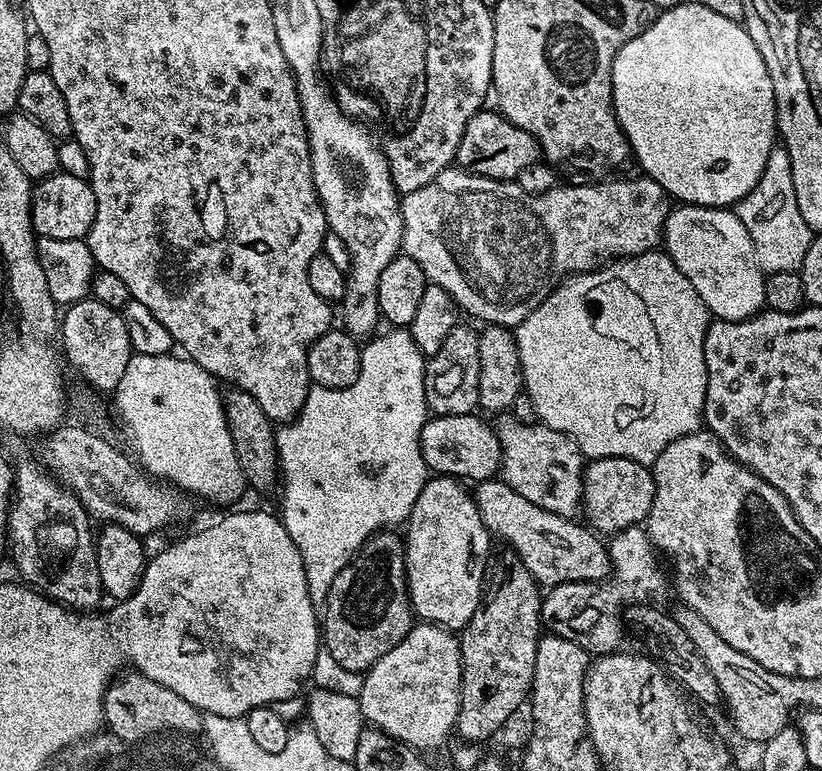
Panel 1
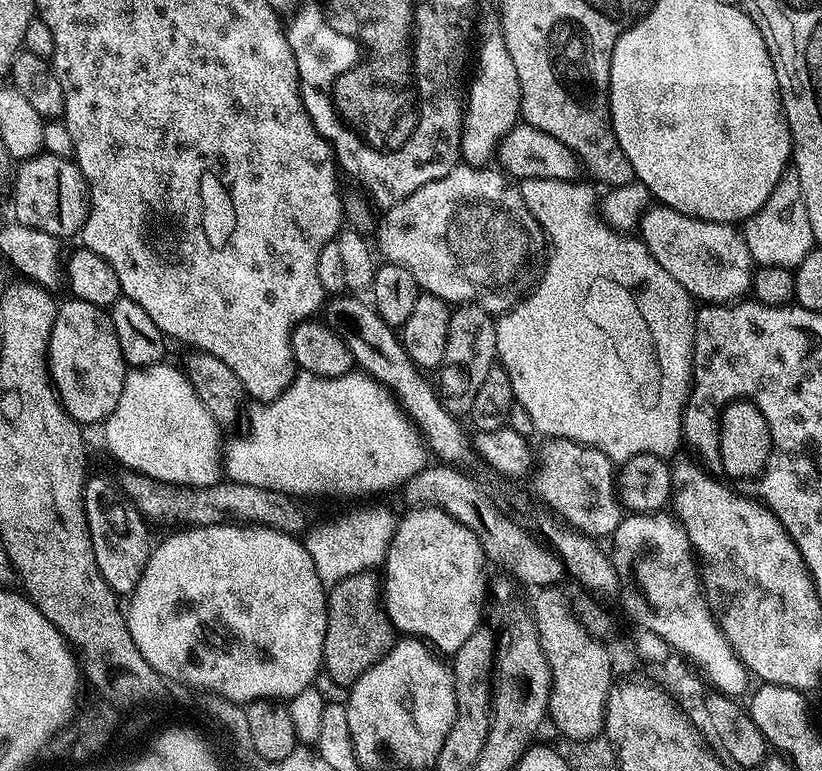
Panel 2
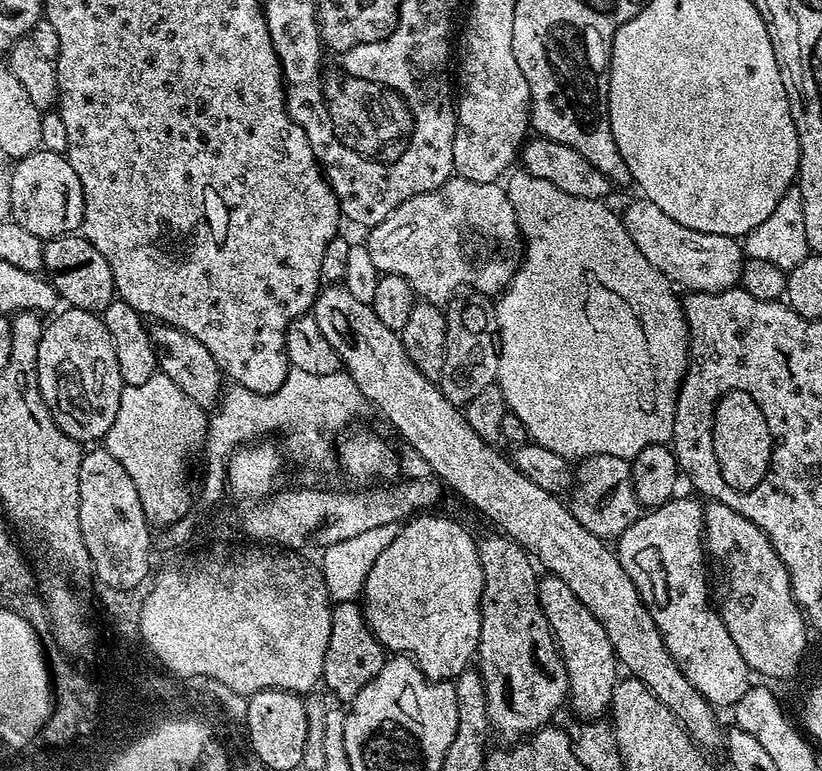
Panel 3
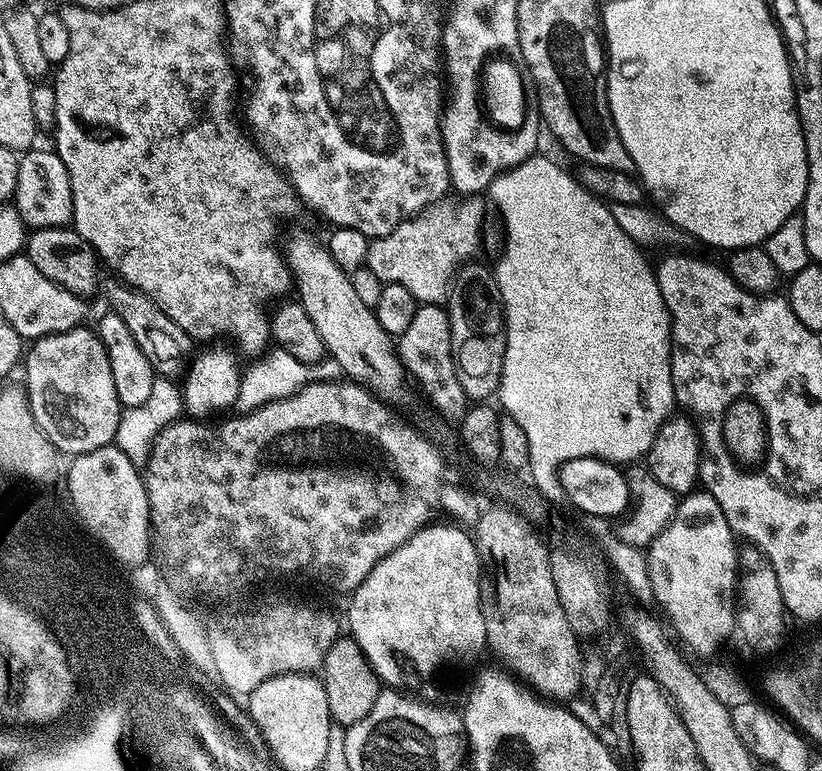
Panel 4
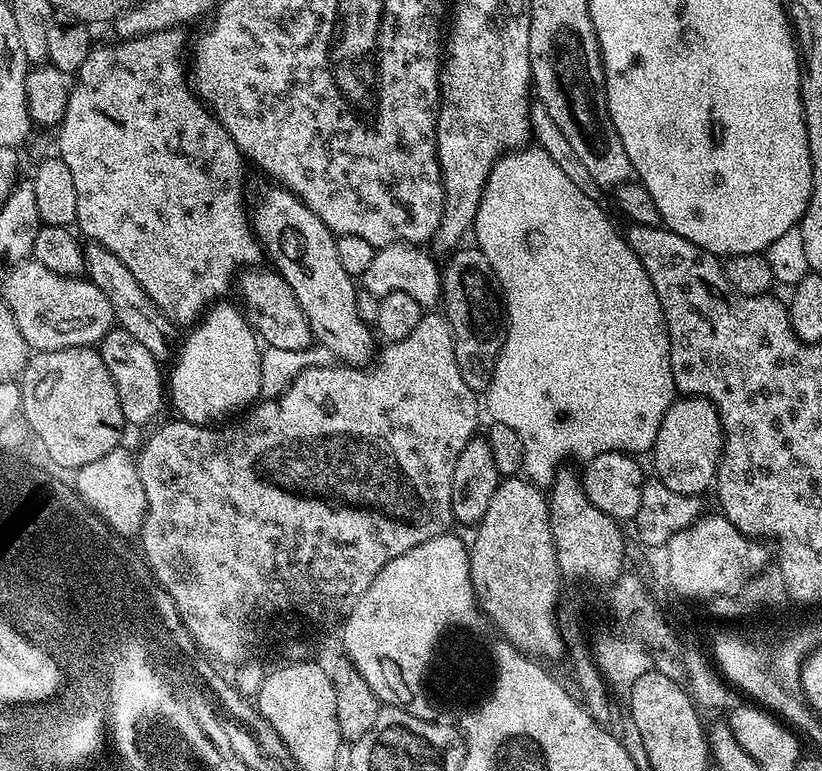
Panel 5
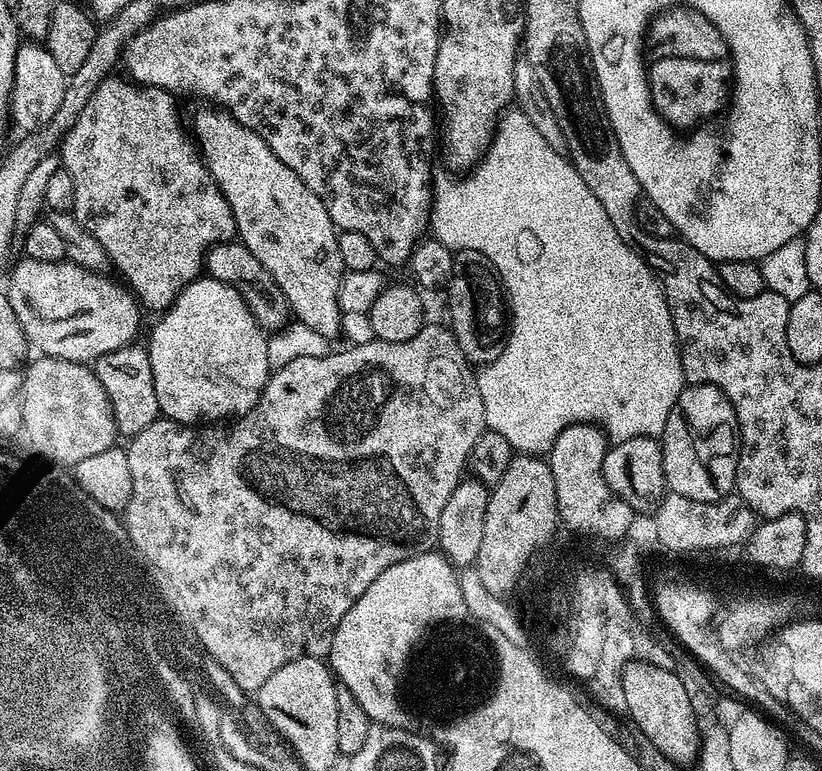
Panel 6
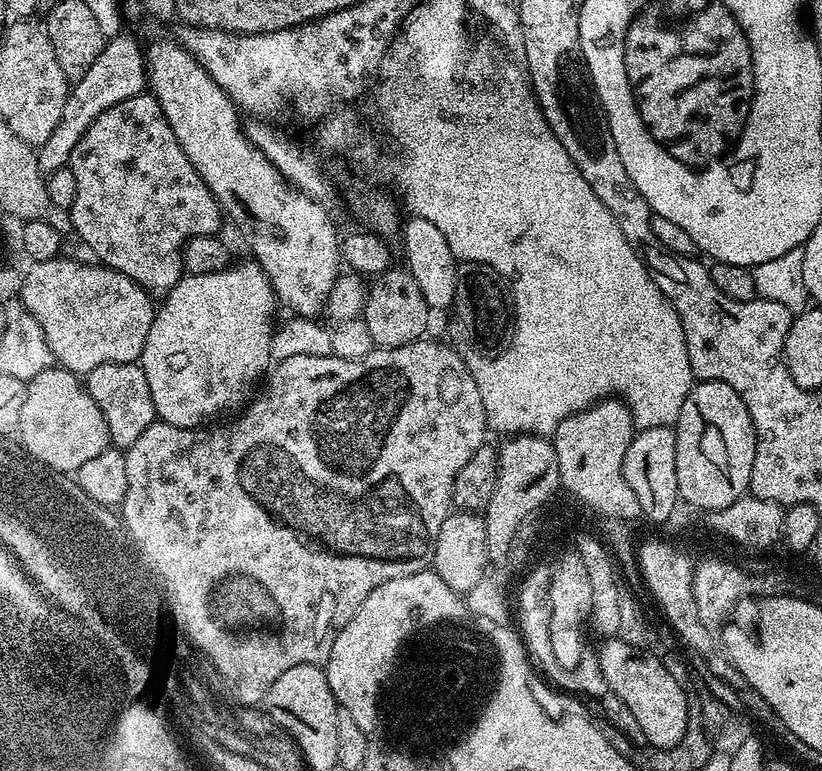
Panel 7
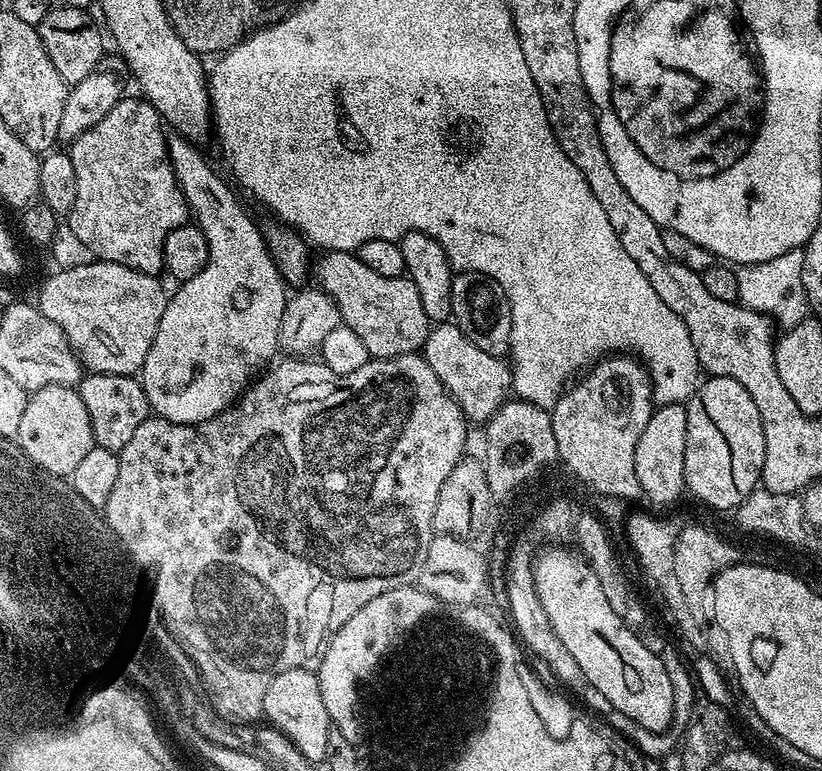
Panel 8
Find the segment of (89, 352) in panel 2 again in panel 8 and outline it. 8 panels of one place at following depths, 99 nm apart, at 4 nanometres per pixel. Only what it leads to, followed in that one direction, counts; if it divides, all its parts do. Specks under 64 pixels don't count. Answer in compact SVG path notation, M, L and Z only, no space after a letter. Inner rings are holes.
M51 384L29 395L20 423L19 440L23 455L37 469L40 467L44 472L57 469L61 478L67 477L97 443L92 419L79 391L66 384Z

